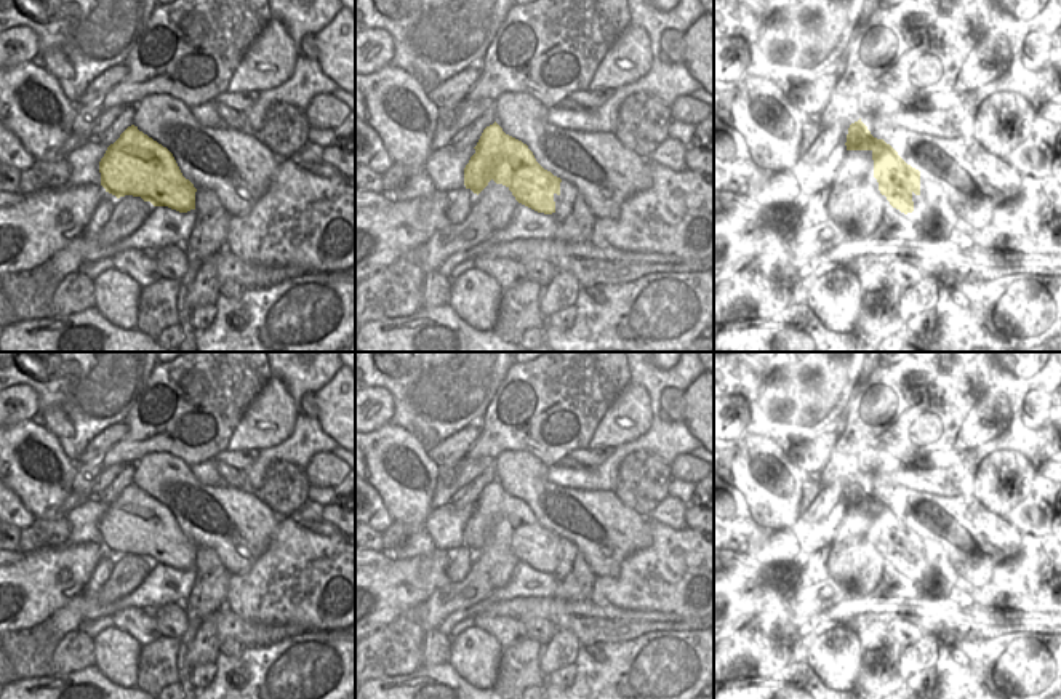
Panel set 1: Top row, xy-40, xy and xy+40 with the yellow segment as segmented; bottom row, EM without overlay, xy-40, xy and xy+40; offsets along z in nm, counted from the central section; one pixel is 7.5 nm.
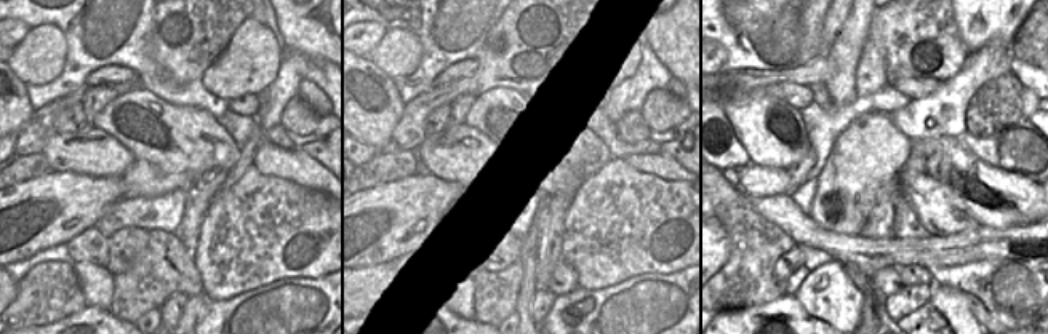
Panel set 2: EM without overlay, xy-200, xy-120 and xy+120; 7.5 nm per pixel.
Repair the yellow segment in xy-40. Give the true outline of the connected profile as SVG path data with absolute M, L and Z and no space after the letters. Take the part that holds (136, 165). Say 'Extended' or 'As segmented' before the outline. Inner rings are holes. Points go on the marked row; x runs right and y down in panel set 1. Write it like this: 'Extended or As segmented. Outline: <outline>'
Extended. Outline: M128 126L110 144L99 162L101 186L117 198L141 197L154 206L179 213L194 210L203 219L203 230L216 245L226 246L232 216L210 189L195 189L186 179L173 154L138 130Z

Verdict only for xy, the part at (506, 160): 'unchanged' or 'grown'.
grown

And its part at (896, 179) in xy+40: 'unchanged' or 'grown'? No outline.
grown

